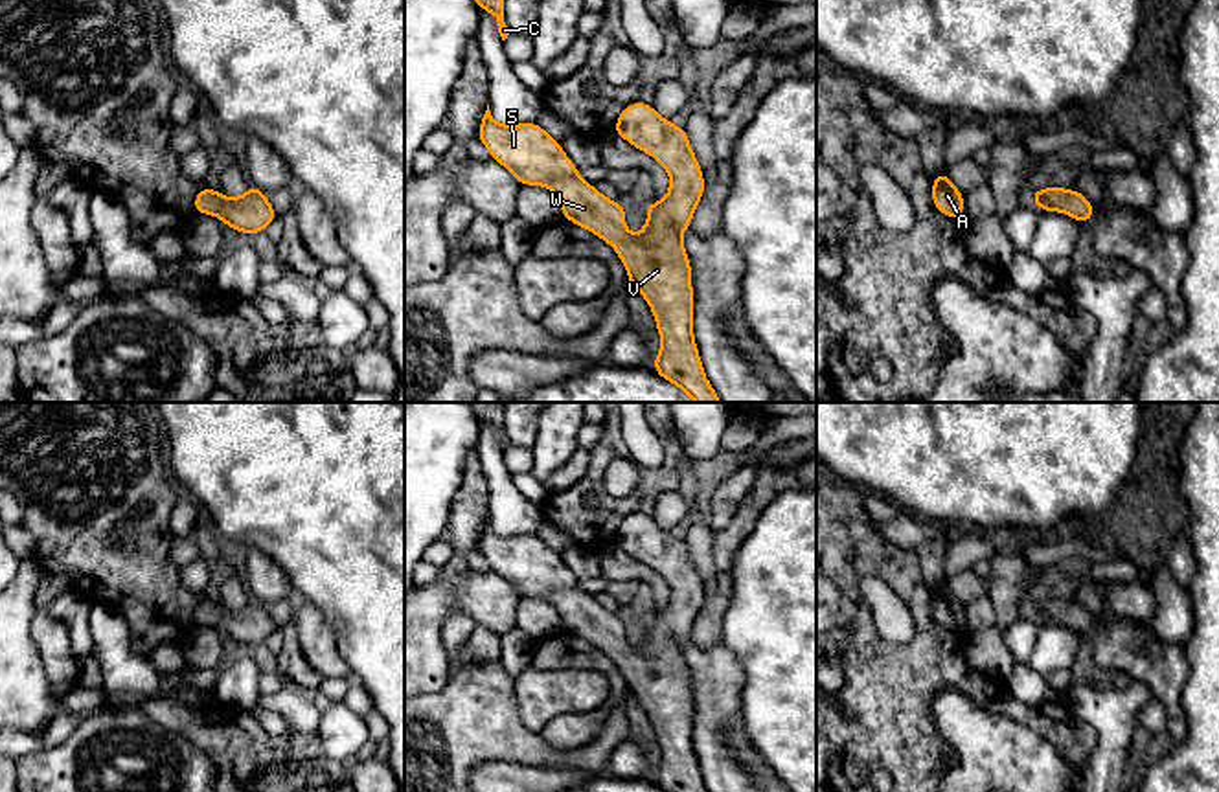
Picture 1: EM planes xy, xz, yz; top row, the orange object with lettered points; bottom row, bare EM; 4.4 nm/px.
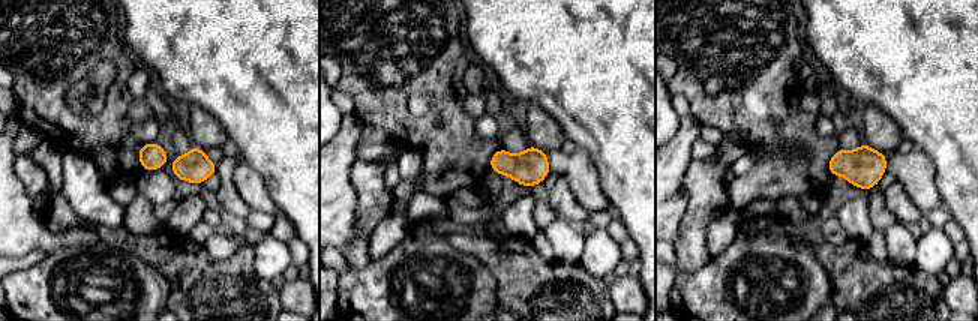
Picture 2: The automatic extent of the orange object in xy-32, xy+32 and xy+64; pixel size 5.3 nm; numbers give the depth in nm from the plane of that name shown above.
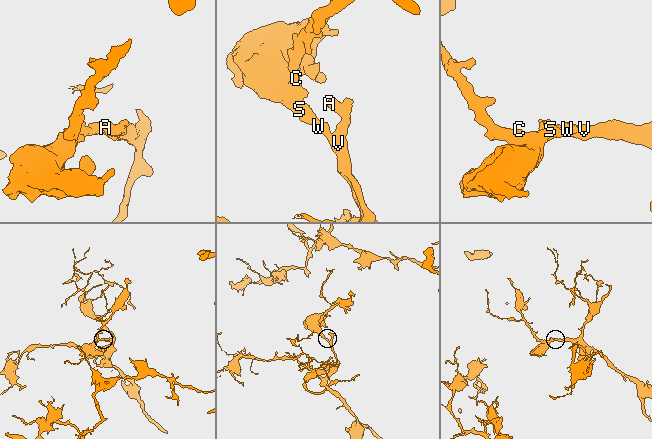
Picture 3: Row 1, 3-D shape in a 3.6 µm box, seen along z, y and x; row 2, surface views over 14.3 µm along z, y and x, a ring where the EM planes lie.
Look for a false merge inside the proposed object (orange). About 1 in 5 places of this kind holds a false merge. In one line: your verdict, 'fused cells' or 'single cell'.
single cell

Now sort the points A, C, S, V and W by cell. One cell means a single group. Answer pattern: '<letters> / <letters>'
A C S V W

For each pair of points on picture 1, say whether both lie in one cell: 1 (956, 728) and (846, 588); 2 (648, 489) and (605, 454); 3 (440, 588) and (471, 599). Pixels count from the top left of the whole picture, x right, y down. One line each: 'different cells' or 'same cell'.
1: different cells
2: same cell
3: same cell

